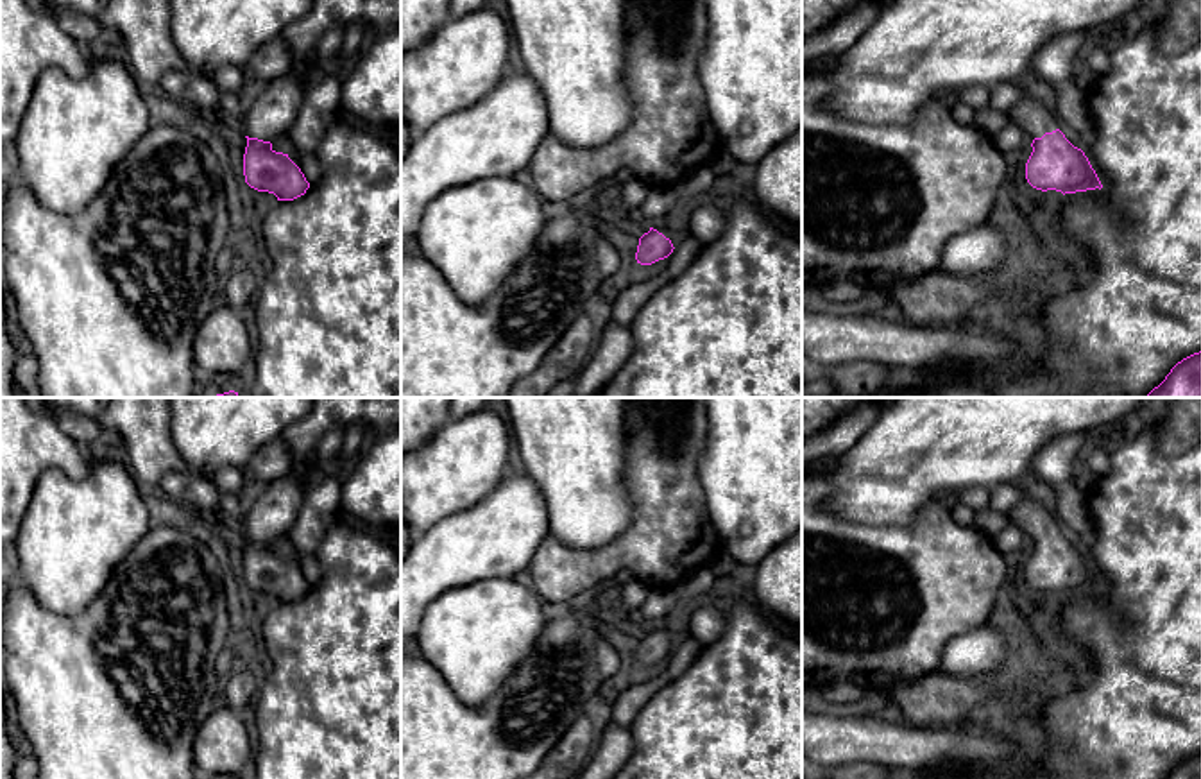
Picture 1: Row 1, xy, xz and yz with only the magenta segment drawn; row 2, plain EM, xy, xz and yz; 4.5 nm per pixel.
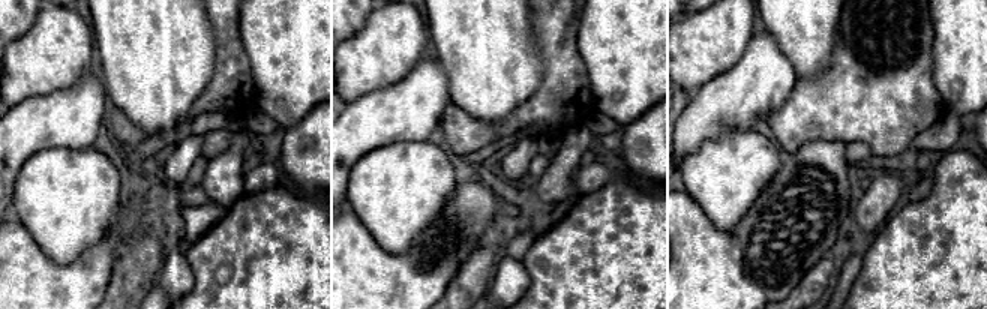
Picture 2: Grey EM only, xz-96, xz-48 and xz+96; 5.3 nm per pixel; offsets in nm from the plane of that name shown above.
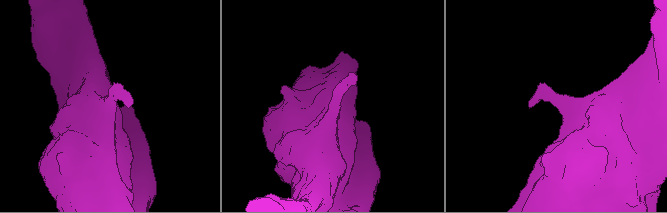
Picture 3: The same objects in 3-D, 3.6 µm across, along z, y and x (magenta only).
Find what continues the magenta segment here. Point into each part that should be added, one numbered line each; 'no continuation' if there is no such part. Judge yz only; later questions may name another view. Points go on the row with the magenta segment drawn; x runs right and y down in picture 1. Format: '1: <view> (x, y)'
1: yz (1035, 120)

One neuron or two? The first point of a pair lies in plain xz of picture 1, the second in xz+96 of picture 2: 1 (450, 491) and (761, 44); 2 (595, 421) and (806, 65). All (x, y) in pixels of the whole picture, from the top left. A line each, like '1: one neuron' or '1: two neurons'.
1: two neurons
2: one neuron

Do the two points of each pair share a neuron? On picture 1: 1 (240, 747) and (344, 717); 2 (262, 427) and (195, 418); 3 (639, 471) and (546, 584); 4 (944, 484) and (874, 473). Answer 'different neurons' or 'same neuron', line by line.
1: different neurons
2: same neuron
3: same neuron
4: same neuron

